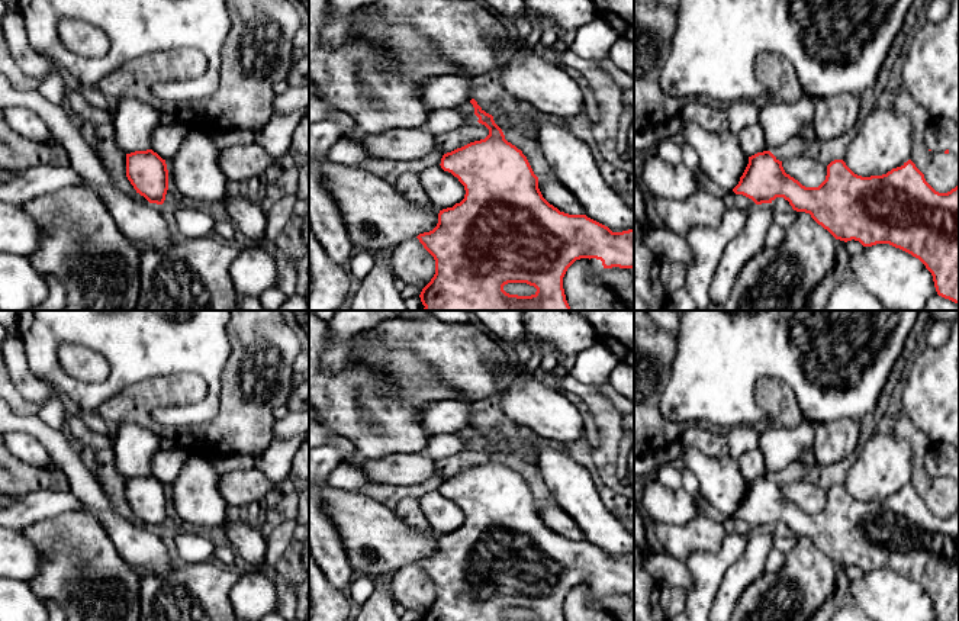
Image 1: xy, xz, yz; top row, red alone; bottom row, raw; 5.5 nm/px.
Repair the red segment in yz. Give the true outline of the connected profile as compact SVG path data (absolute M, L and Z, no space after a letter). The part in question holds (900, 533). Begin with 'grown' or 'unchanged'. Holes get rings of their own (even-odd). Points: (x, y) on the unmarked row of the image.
unchanged | M763 476L749 482L733 517L756 530L783 522L794 535L810 538L836 564L855 564L863 572L889 569L900 573L926 591L939 621L959 621L959 509L947 518L936 517L911 485L886 499L870 502L857 501L843 485L834 485L818 512L805 512L785 498L782 486L770 476Z

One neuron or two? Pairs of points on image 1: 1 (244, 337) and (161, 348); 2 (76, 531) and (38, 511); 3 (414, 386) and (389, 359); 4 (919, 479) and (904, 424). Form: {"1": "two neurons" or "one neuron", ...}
{"1": "two neurons", "2": "two neurons", "3": "one neuron", "4": "one neuron"}

